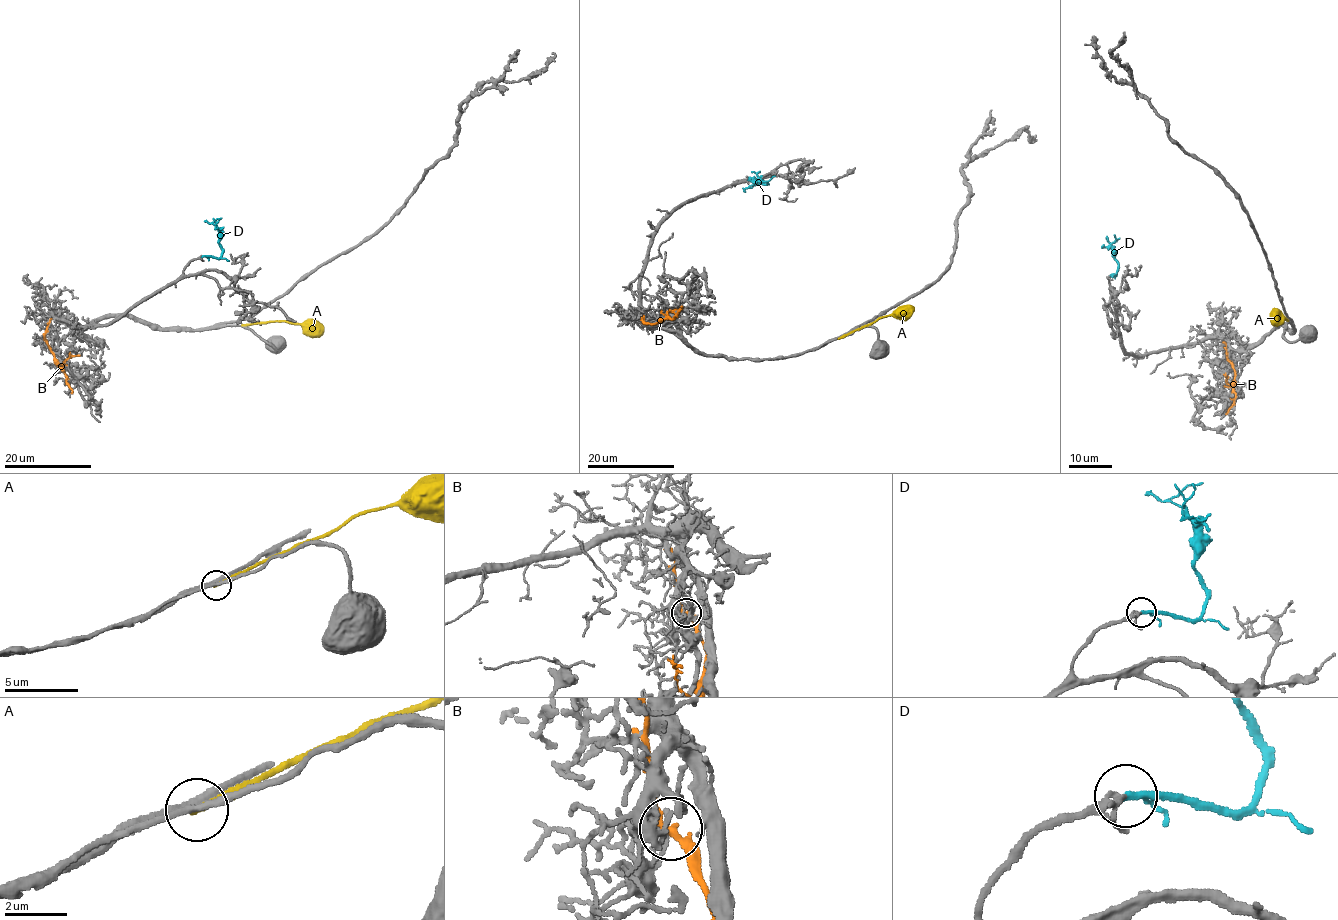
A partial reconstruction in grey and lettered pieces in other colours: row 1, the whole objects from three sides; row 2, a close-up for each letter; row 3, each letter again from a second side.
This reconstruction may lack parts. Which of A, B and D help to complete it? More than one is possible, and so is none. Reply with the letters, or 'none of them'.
D

